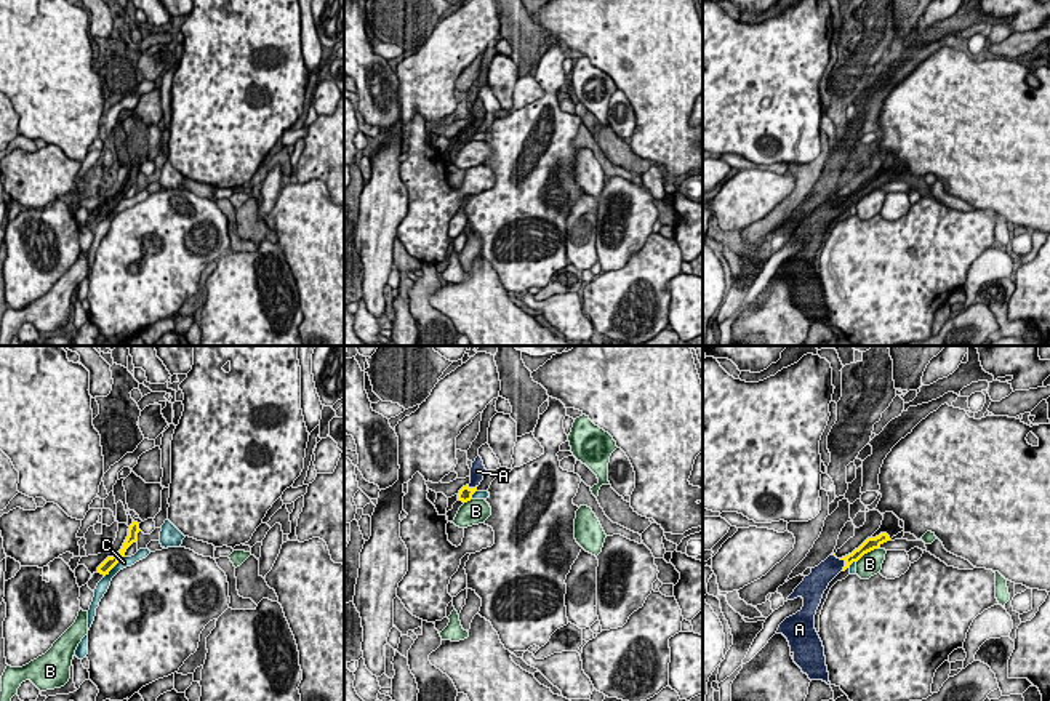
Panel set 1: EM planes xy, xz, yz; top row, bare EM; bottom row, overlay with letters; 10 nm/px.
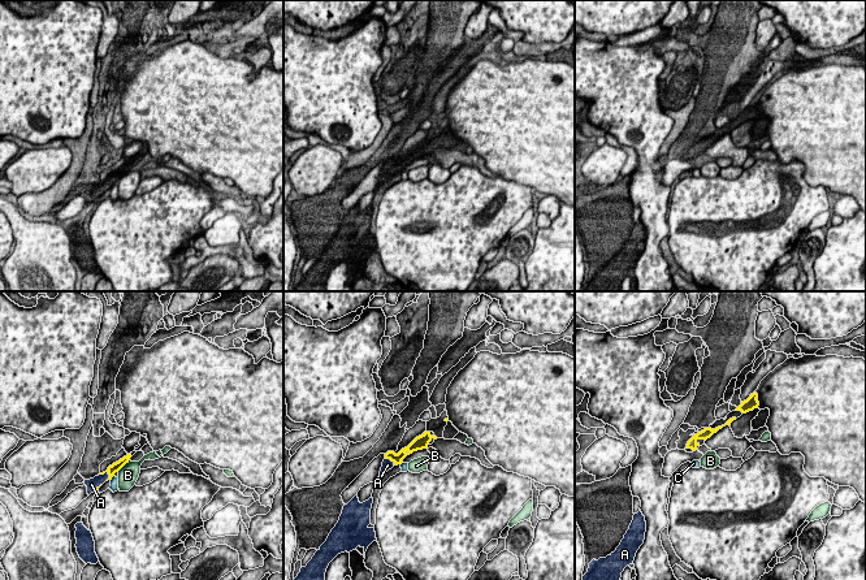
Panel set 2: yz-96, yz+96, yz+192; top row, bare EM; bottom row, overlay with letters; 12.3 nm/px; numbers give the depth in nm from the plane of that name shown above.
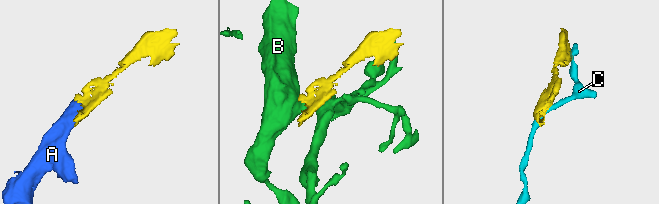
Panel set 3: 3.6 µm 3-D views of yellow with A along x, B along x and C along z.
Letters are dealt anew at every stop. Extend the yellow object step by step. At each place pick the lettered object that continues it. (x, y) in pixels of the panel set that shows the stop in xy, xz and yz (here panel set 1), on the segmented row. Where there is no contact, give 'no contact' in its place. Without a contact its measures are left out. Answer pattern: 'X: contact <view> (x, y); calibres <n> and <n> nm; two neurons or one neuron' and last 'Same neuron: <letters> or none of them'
A: contact yz (845, 565); calibres 120 and 200 nm; one neuron
B: contact yz (868, 551); calibres 130 and 220 nm; two neurons
C: contact xy (114, 565); calibres 120 and 120 nm; two neurons
Same neuron: A

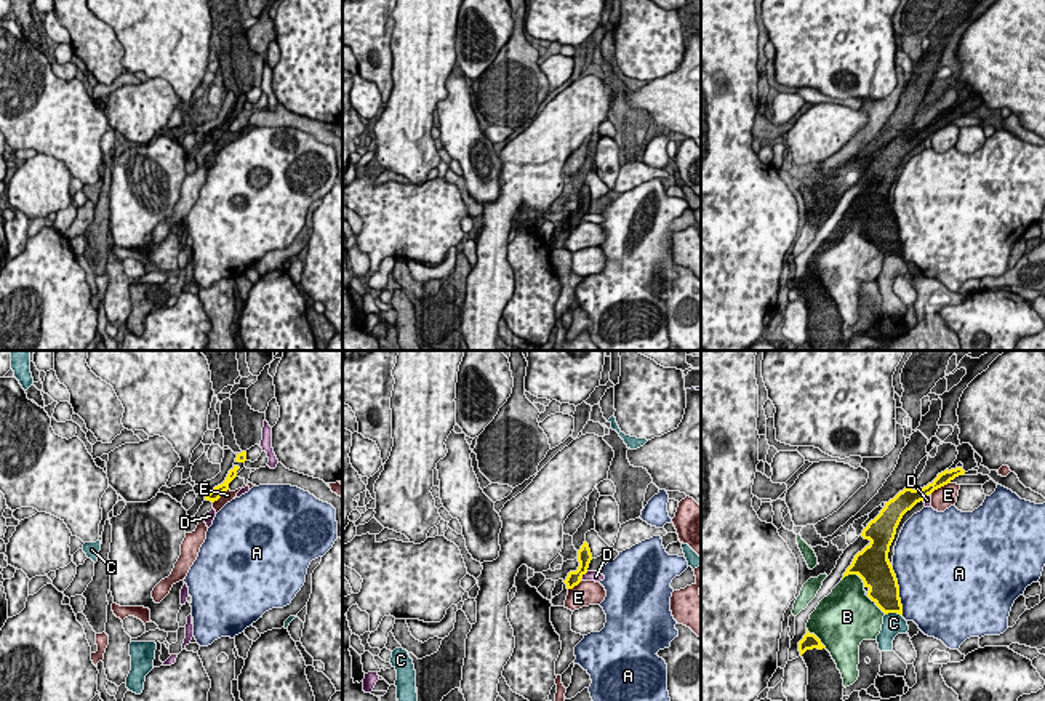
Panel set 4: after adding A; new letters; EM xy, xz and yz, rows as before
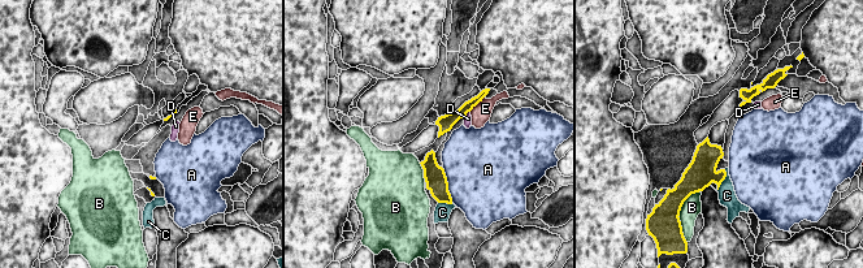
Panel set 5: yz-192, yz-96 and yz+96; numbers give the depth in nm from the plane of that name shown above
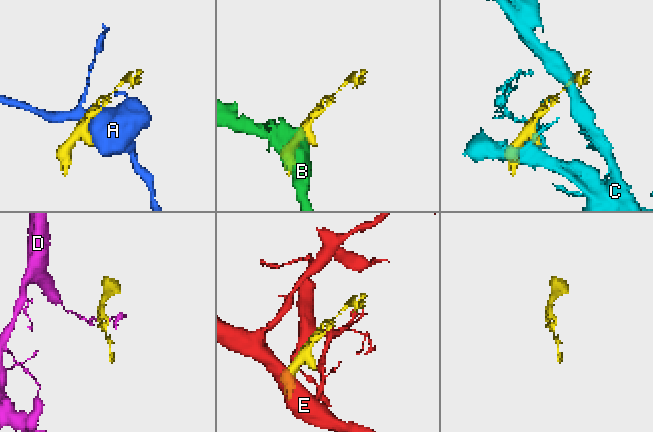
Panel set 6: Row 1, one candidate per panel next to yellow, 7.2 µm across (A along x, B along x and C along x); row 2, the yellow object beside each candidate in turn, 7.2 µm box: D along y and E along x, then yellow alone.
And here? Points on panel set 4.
A: contact yz (898, 591); calibres 320 and 480 nm; two neurons
B: contact yz (855, 573); calibres 340 and 360 nm; two neurons
C: contact yz (893, 612); calibres 300 and 220 nm; two neurons
D: contact xz (583, 573); calibres 140 and 100 nm; two neurons
E: contact yz (940, 487); calibres 130 and 220 nm; two neurons
Same neuron: none of them

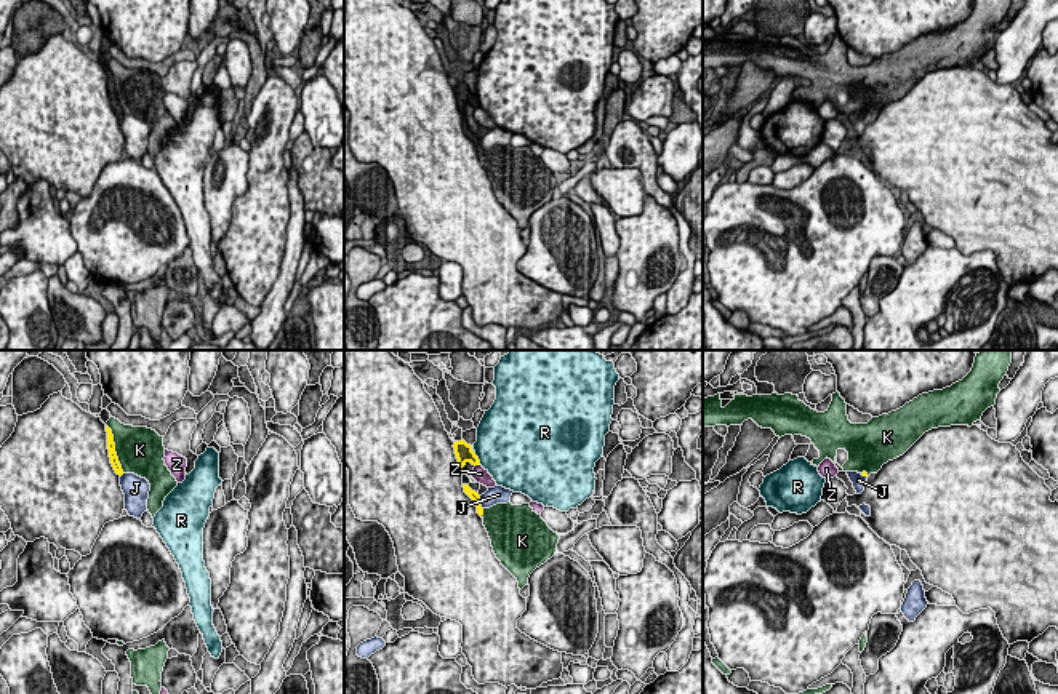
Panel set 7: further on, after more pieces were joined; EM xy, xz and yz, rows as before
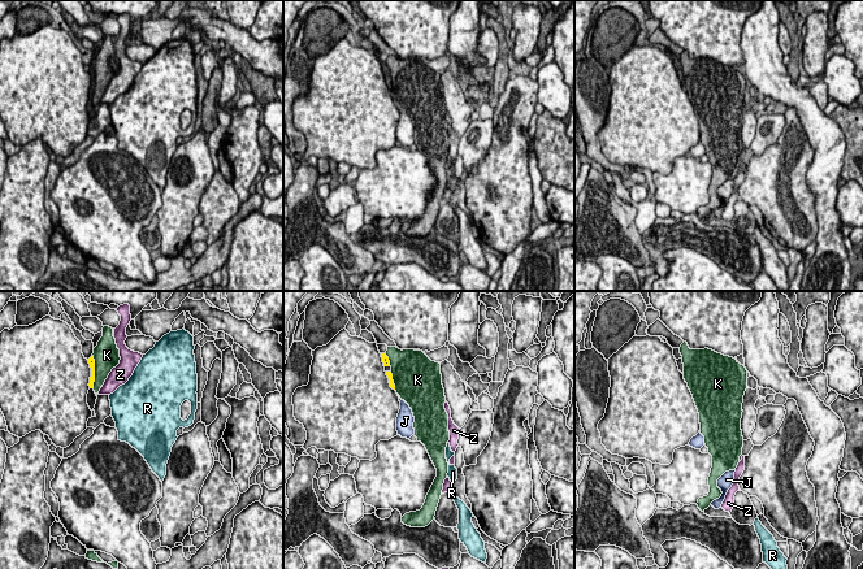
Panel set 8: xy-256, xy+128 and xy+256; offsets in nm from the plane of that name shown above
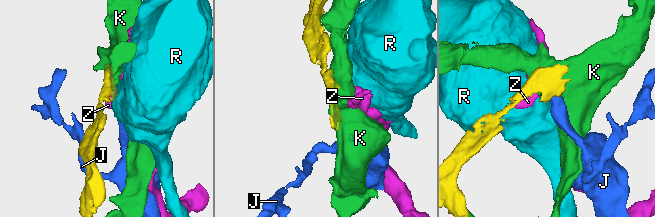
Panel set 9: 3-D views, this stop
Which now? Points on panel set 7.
J: contact xz (479, 502); calibres 90 and 190 nm; two neurons
K: contact xy (114, 448); calibres 90 and 440 nm; two neurons
R: contact xz (477, 459); calibres 170 and 480 nm; two neurons
Z: contact xz (477, 464); calibres 170 and 160 nm; two neurons
Same neuron: none of them

